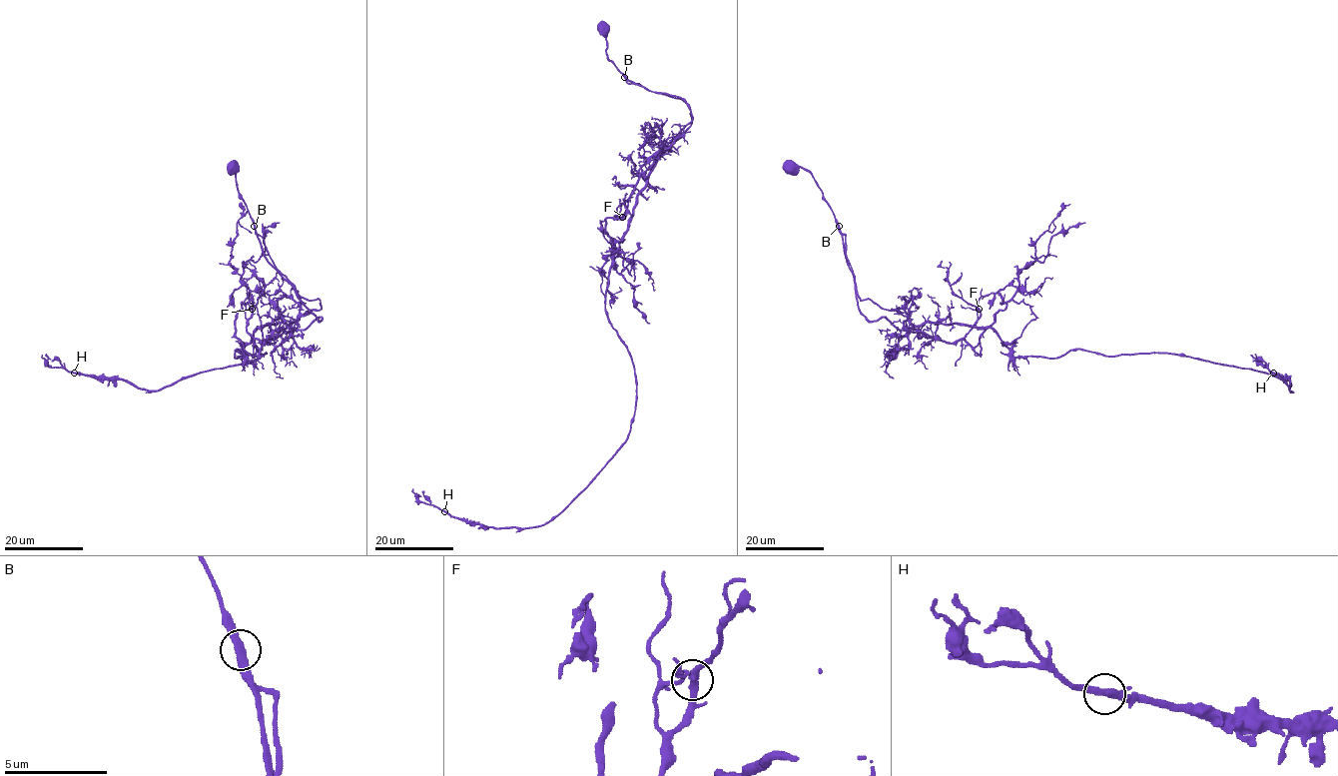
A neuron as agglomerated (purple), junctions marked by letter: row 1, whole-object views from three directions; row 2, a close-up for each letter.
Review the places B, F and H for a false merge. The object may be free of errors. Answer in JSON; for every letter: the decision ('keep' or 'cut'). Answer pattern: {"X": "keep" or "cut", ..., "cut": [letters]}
{"B": "cut", "F": "keep", "H": "keep", "cut": ["B"]}

